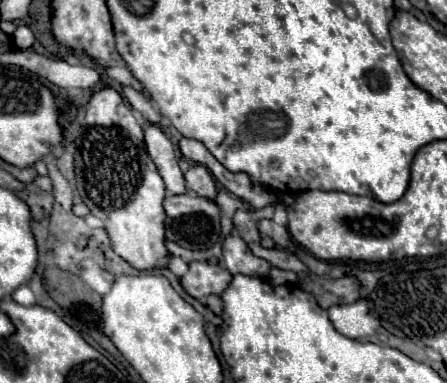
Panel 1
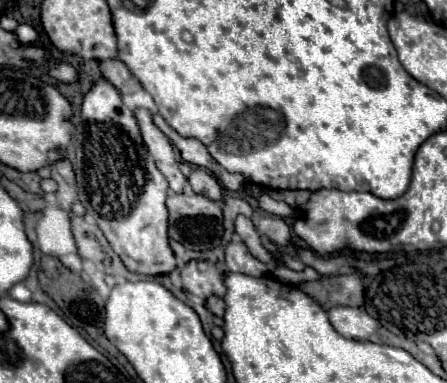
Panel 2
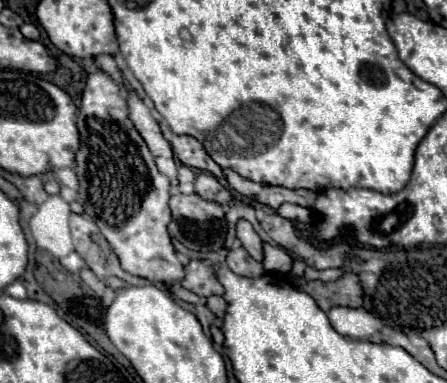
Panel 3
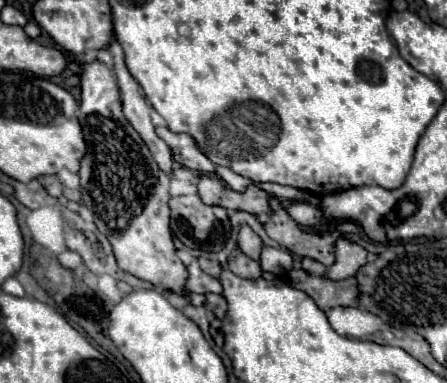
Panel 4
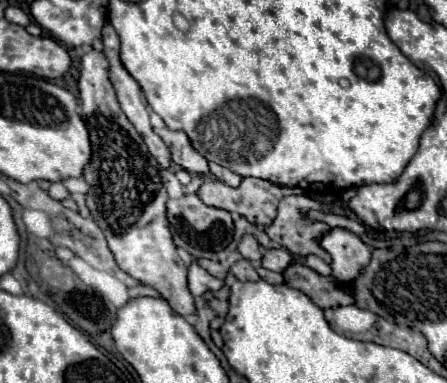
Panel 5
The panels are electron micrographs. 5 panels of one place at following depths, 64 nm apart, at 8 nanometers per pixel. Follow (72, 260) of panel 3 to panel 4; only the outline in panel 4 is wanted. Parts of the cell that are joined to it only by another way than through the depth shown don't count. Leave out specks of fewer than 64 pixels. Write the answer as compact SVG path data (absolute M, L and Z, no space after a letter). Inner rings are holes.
M62 252L60 256L58 256L58 260L60 260L60 264L64 266L64 268L70 268L70 270L76 270L80 264L82 264L82 260L80 260L80 256L76 254L76 252Z

